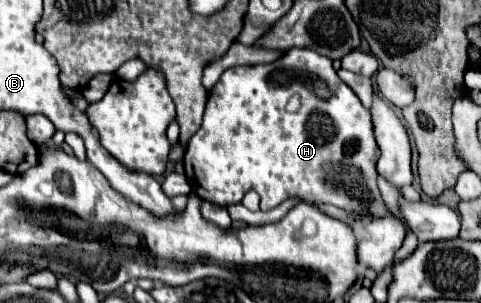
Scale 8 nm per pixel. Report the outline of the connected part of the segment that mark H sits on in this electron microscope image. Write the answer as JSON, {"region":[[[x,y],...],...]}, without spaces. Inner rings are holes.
{"region":[[[289,49],[281,59],[257,67],[225,69],[209,91],[203,123],[189,139],[183,165],[193,191],[209,203],[231,205],[243,199],[243,193],[255,189],[261,195],[261,211],[273,209],[289,197],[335,205],[359,217],[393,217],[377,187],[377,141],[373,133],[371,109],[363,107],[359,97],[337,77],[331,59],[311,49]],[[291,97],[299,99],[295,111],[287,111]]]}

